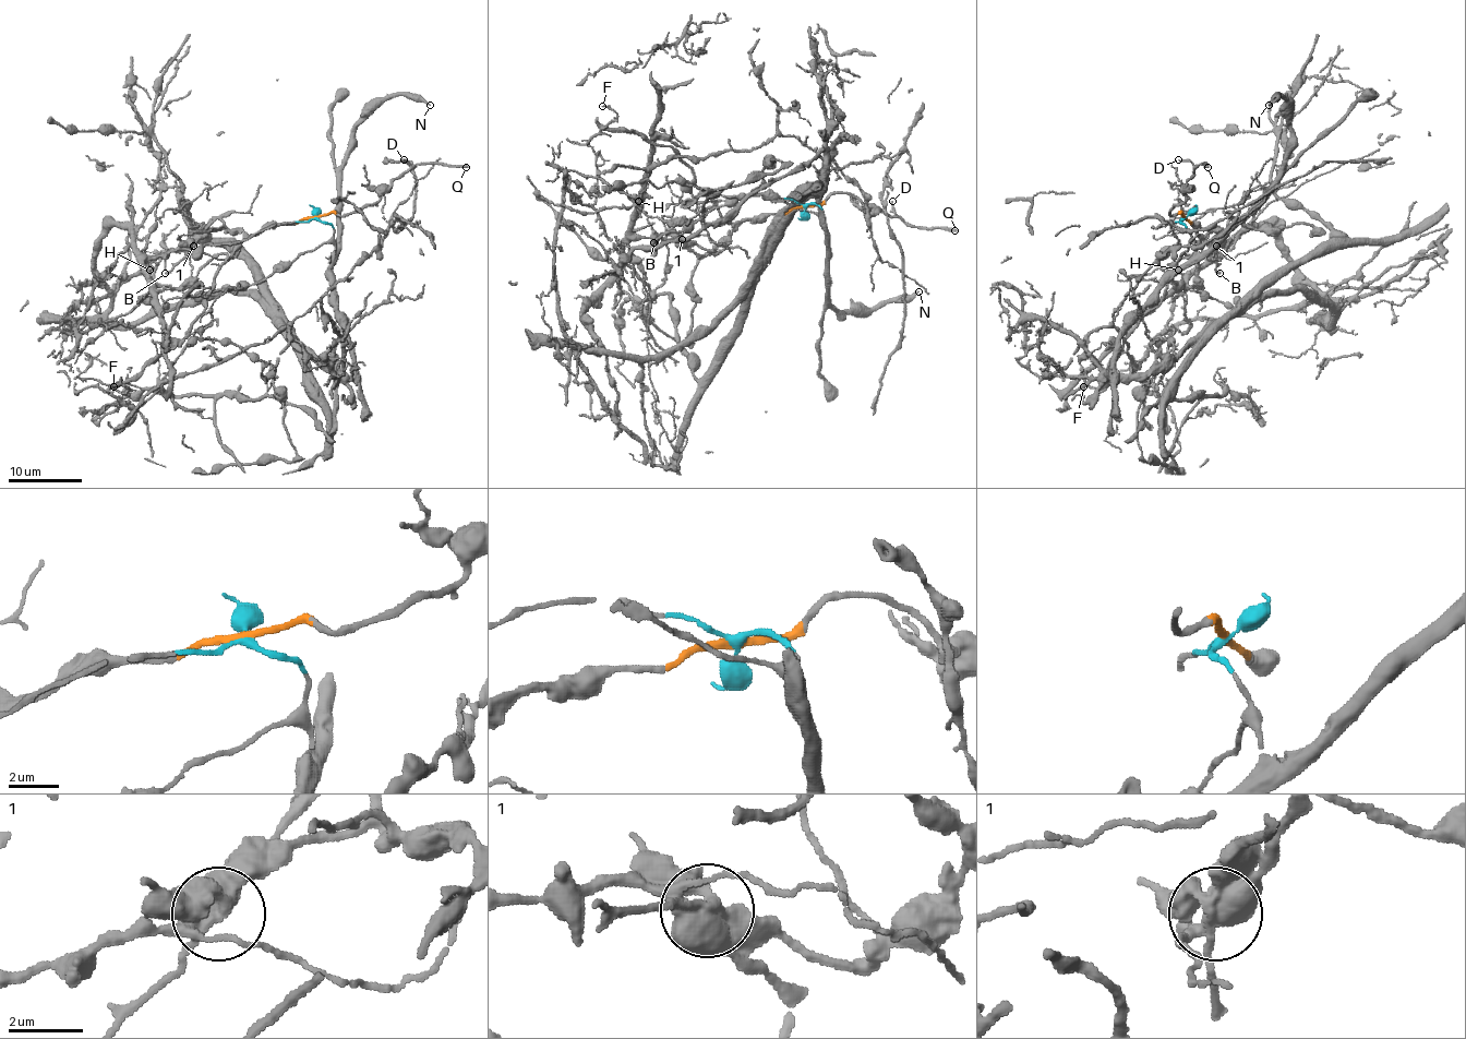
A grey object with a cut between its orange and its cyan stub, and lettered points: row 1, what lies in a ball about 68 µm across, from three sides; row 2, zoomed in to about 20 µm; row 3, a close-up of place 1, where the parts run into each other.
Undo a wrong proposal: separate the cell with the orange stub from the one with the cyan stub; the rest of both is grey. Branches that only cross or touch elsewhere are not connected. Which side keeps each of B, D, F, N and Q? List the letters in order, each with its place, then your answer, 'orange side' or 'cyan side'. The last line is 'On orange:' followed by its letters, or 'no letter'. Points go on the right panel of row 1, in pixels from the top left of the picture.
B: (1220, 273) | orange side
D: (1178, 159) | orange side
F: (1083, 386) | orange side
N: (1269, 105) | cyan side
Q: (1208, 167) | orange side
On orange: B, D, F, Q

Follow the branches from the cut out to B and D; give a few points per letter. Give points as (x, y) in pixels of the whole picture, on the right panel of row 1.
B: (1184, 217), (1198, 234), (1205, 236), (1226, 228), (1216, 241), (1214, 259), (1221, 274)
D: (1184, 217), (1170, 212), (1186, 199), (1186, 184), (1192, 175), (1192, 164), (1178, 160)

